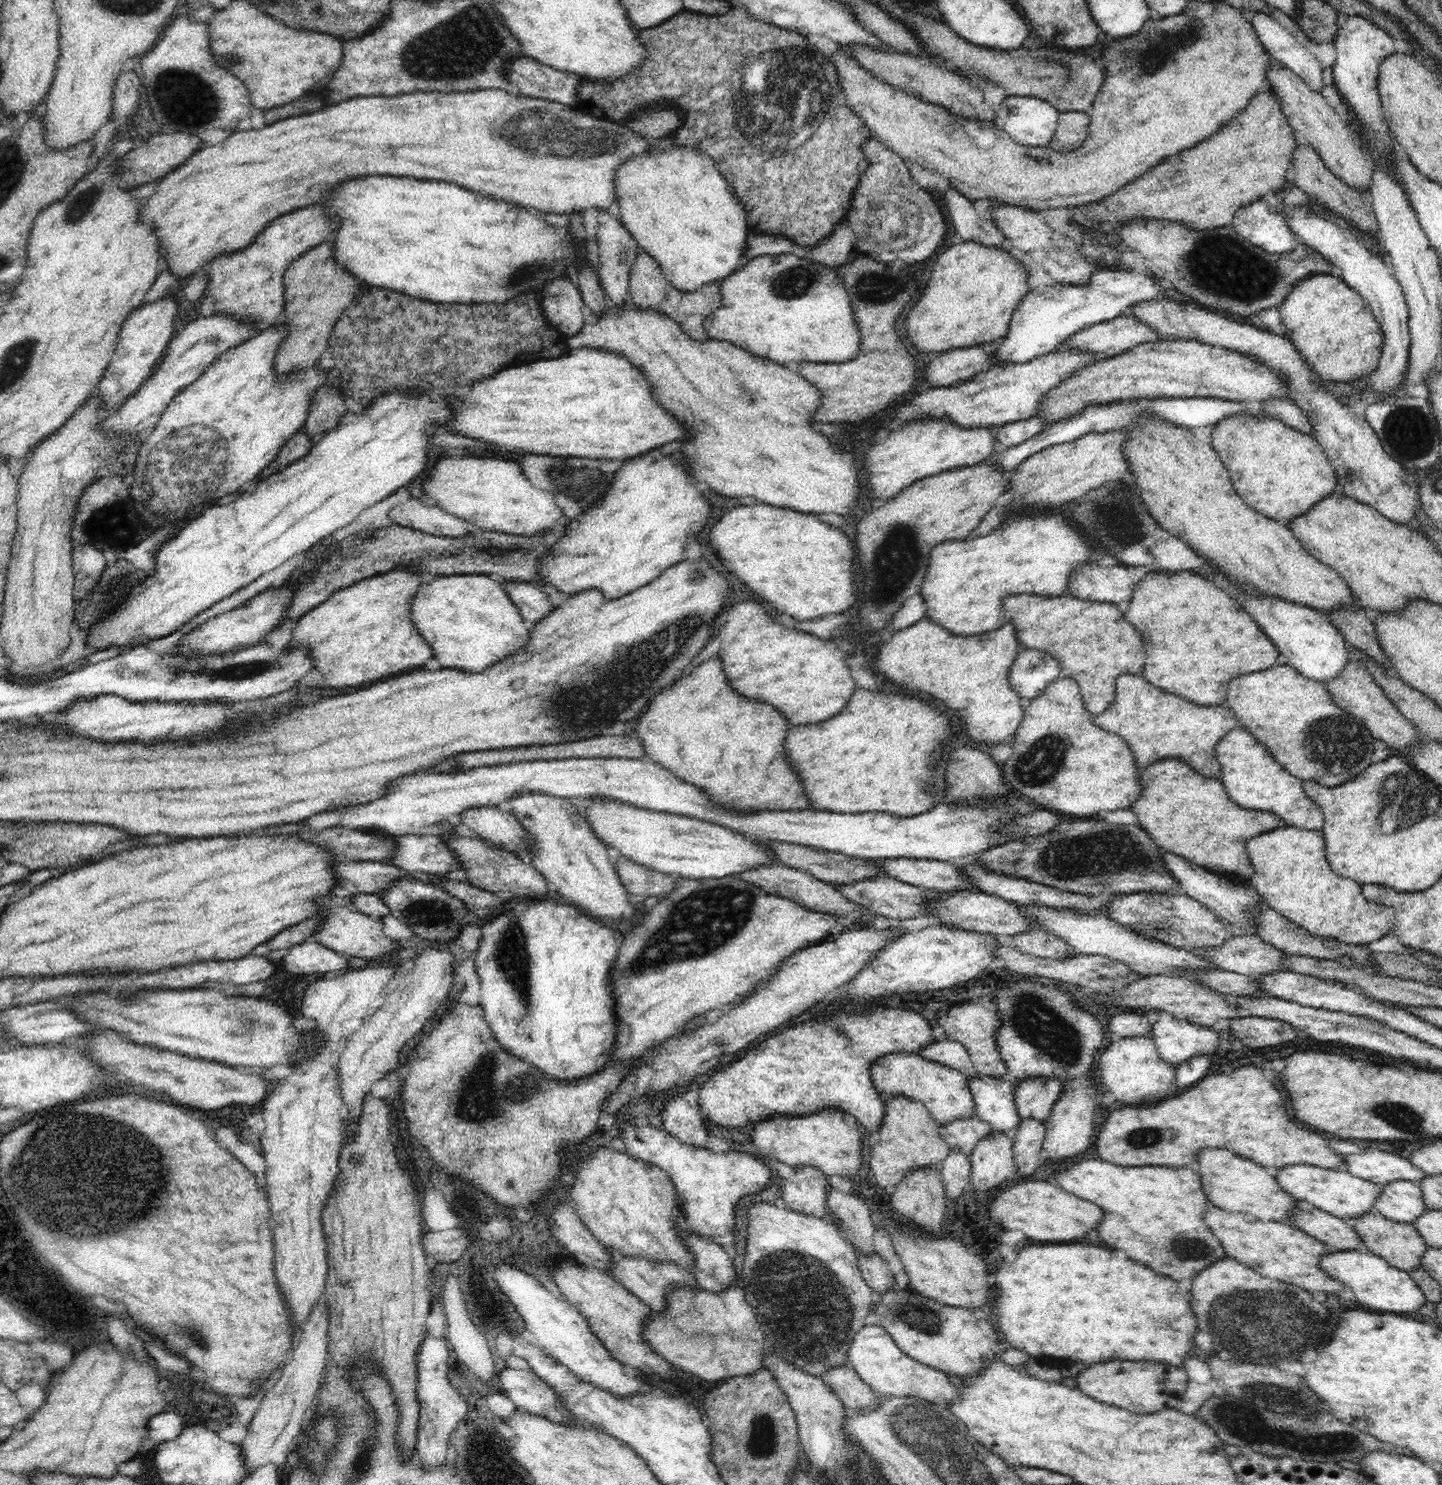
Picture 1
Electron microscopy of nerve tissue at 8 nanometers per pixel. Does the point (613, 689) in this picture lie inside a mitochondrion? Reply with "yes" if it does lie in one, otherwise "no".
yes

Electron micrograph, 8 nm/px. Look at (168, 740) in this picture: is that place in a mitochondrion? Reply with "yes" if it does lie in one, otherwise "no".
no

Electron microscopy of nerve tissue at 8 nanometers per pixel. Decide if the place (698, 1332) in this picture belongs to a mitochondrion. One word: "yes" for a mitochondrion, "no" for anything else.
yes

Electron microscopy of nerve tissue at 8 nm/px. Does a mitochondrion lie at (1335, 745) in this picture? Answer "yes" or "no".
yes

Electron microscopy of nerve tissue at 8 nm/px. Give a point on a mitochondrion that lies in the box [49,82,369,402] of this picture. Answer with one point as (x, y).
(87, 196)

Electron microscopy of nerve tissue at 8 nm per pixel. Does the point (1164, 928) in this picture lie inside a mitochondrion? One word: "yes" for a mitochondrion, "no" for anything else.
yes

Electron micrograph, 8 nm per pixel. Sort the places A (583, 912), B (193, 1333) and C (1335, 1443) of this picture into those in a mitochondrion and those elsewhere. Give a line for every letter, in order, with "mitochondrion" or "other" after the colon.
A: other
B: mitochondrion
C: mitochondrion

